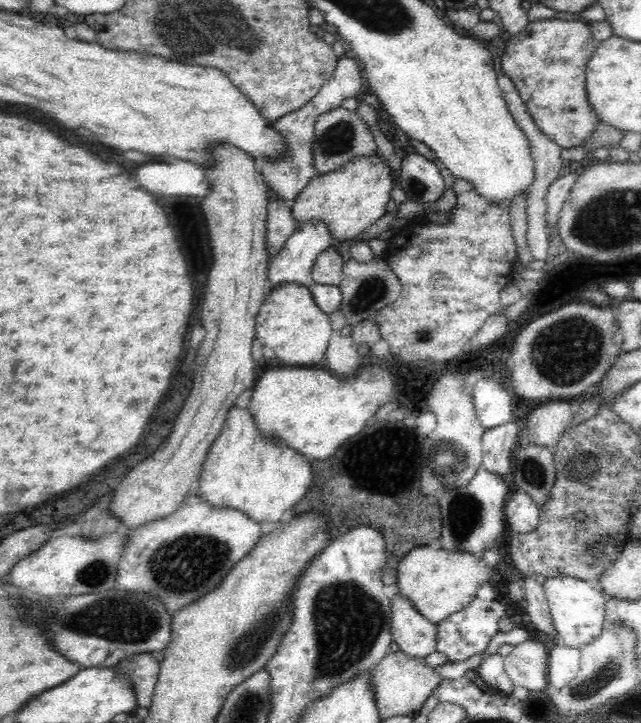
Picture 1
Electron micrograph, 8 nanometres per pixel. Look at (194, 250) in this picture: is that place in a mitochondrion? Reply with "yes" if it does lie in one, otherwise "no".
no

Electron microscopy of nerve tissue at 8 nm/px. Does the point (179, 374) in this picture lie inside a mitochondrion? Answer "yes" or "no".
no

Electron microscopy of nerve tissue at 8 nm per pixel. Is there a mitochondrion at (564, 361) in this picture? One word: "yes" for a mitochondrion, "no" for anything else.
yes

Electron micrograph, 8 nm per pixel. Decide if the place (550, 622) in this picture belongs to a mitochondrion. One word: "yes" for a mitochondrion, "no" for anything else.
no

